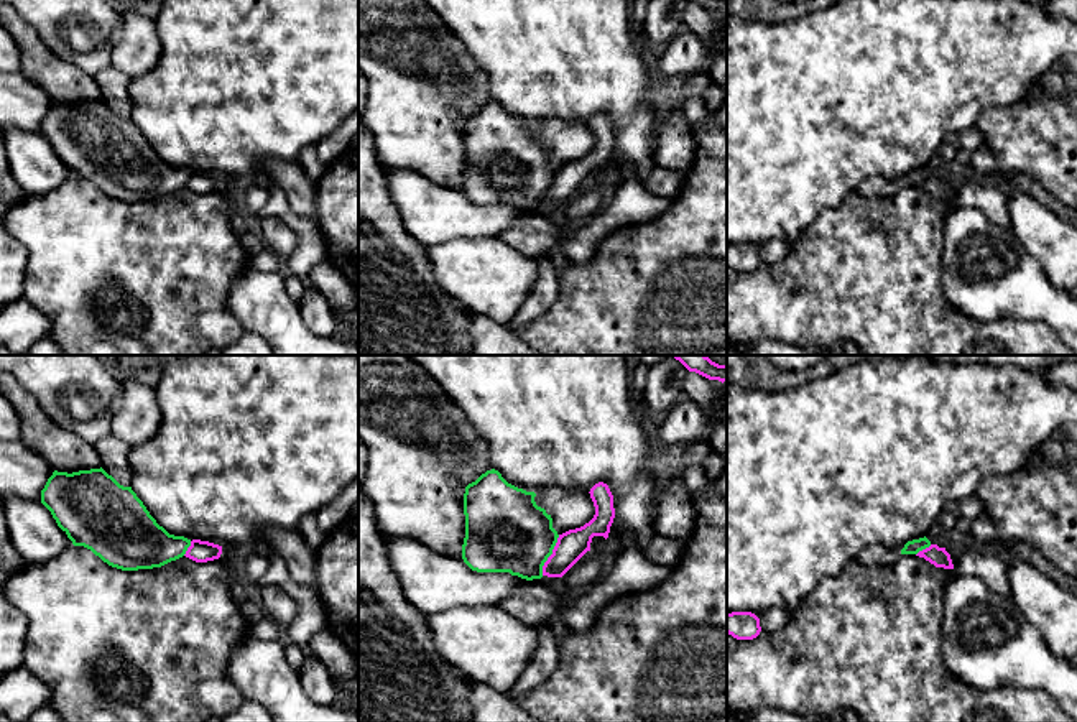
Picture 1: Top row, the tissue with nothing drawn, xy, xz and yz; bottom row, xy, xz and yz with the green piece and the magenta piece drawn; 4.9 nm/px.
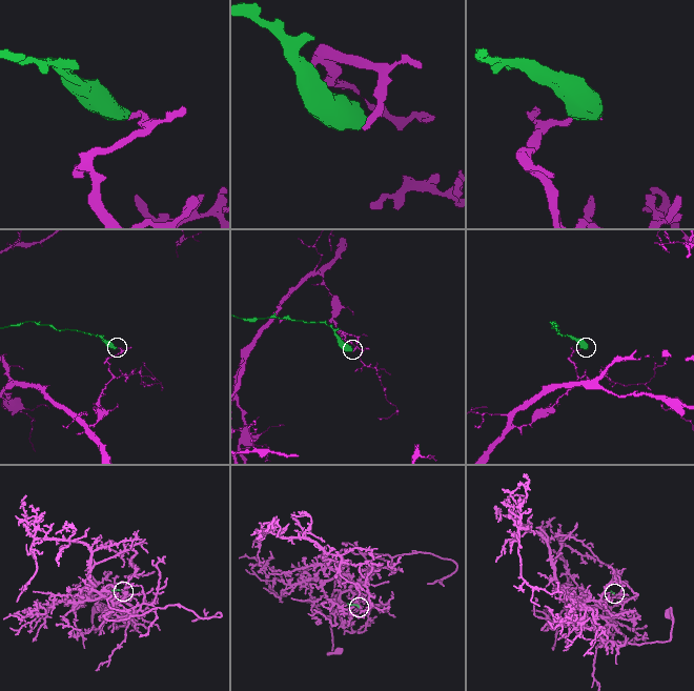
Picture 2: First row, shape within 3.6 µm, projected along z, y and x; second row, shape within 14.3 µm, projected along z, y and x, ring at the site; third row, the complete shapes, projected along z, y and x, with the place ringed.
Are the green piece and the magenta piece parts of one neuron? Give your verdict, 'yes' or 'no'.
no

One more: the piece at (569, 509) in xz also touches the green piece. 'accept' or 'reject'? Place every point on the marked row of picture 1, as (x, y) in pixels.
accept

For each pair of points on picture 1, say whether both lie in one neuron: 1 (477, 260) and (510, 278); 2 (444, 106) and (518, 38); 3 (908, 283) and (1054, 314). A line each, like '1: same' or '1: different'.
1: same
2: different
3: different

